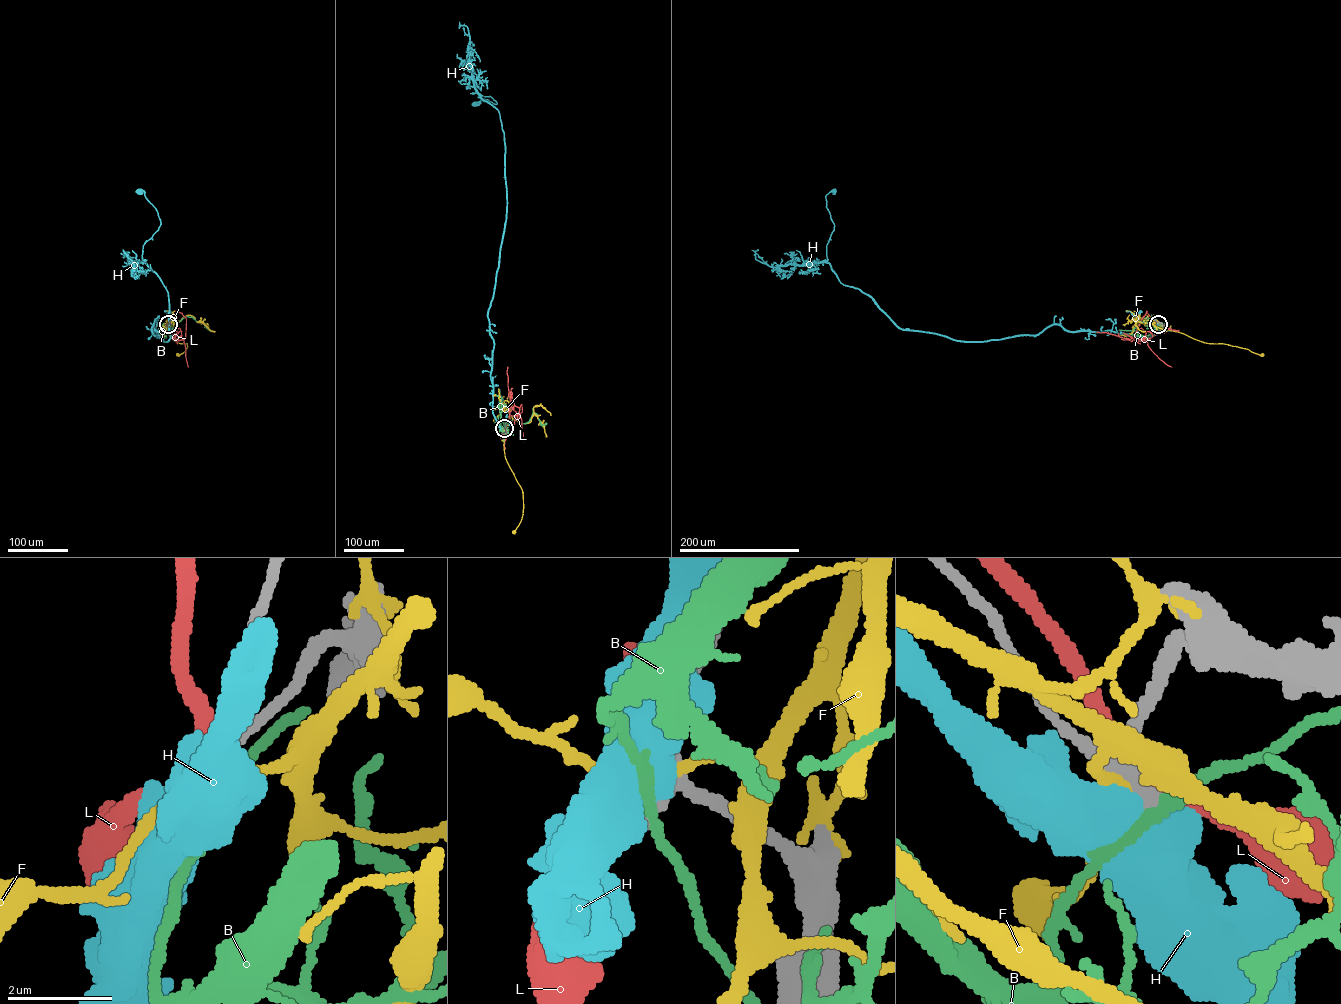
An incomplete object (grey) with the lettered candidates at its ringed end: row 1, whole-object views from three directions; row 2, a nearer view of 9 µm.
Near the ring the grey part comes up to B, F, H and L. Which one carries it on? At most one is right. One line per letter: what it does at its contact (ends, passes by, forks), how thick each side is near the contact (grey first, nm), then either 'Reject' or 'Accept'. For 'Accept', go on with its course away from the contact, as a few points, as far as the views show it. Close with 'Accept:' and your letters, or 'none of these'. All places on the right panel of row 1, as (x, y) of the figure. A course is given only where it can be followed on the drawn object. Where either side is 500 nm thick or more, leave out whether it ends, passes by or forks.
B: It passes by. Thickness 320 nm (grey) against 190 nm. Reject
F: It passes by. Thickness 360 nm (grey) against 220 nm. Reject
H: Thickness 360 nm (grey) against 700 nm. Reject
L: It passes by. Thickness 320 nm (grey) against 360 nm. Reject
Accept: none of these

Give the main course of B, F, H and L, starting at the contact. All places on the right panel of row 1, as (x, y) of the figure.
B: (1158, 324), (1149, 322), (1153, 316), (1142, 322), (1153, 325), (1155, 329), (1152, 331)
F: (1158, 324), (1152, 321), (1163, 329), (1203, 342), (1228, 344), (1262, 354)
H: (1158, 324), (1144, 337), (1051, 324), (982, 341), (903, 330), (825, 261), (834, 226), (825, 196), (834, 191)
L: (1158, 324), (1146, 311), (1134, 335), (1137, 339), (1097, 332)

